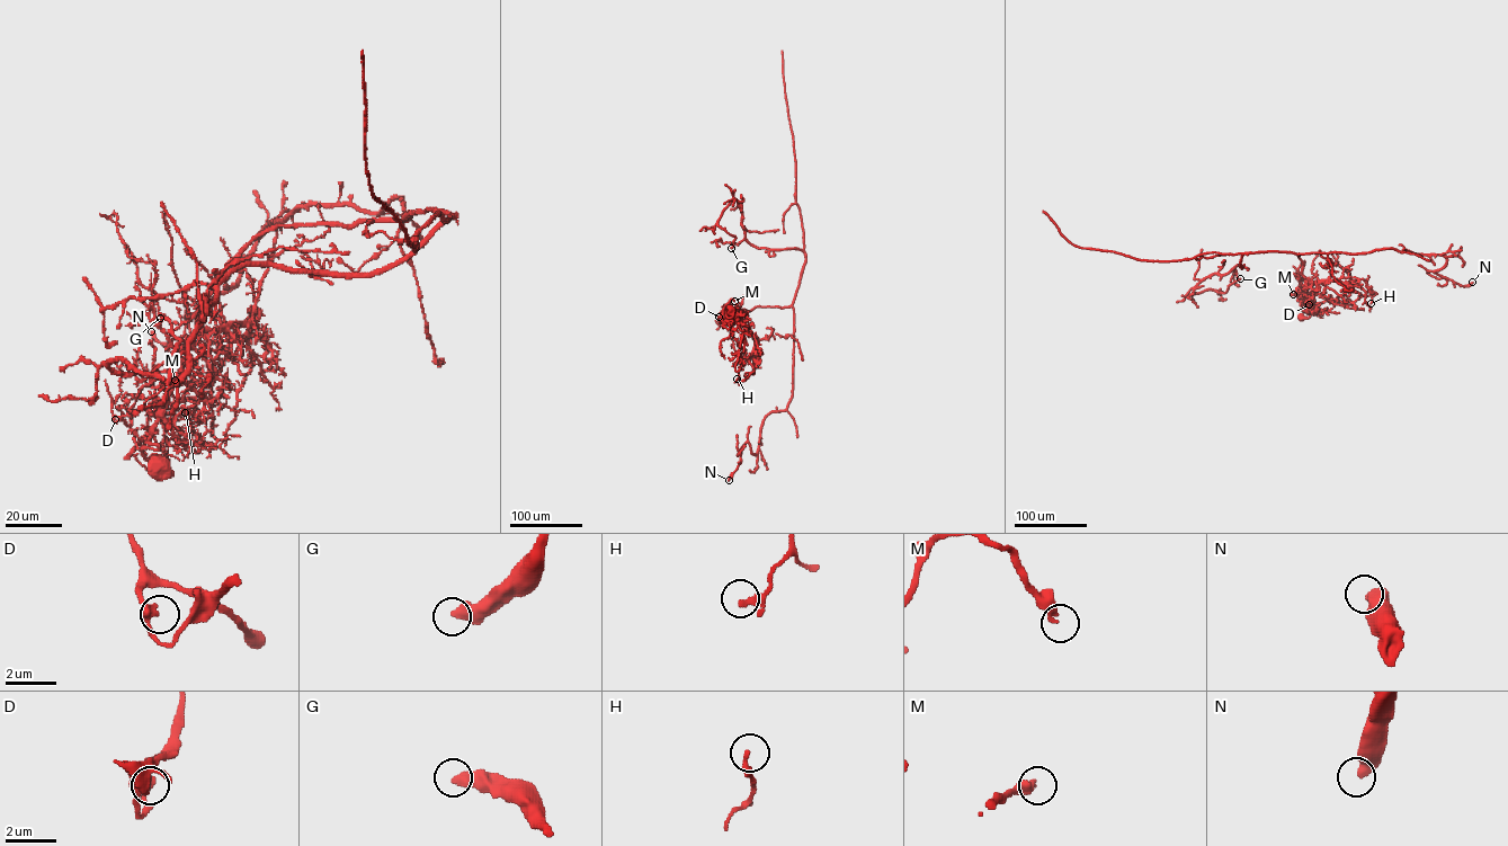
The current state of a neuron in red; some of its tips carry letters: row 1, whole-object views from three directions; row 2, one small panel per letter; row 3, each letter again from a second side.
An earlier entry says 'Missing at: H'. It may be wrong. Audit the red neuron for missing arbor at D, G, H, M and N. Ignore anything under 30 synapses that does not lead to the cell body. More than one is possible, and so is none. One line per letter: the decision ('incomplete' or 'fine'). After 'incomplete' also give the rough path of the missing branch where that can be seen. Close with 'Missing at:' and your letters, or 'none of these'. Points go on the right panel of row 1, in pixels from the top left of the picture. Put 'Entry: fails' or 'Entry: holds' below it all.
D: fine
G: fine
H: fine
M: fine
N: fine
Missing at: none of these
Entry: fails

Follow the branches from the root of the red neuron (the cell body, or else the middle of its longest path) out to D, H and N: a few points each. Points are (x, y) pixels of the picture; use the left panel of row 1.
D: (161, 468), (142, 454), (158, 448), (146, 443), (150, 433), (139, 448), (131, 428), (115, 419)
H: (161, 468), (142, 450), (158, 448), (150, 428), (193, 335), (258, 313), (216, 373), (189, 381), (185, 412)
N: (161, 468), (142, 450), (224, 268), (277, 226), (407, 220), (402, 201), (300, 206), (181, 345), (151, 331)

